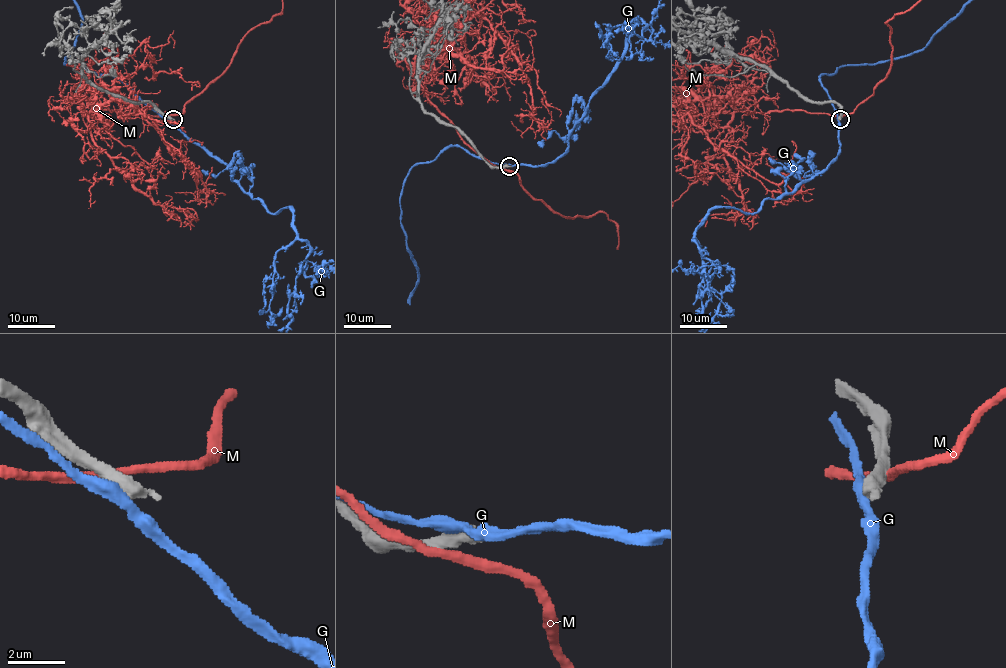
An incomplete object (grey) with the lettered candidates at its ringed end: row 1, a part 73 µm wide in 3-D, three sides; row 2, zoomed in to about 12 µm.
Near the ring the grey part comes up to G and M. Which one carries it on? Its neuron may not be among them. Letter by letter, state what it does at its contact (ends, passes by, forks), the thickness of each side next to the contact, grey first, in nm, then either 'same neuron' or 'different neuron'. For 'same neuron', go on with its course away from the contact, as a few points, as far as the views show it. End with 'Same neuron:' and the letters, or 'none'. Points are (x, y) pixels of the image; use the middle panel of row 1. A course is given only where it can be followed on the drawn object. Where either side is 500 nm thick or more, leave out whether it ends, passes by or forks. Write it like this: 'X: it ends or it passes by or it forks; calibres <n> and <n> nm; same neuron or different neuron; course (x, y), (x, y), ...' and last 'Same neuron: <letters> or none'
G: it passes by; calibres 460 and 400 nm; different neuron
M: it passes by; calibres 420 and 320 nm; different neuron
Same neuron: none

